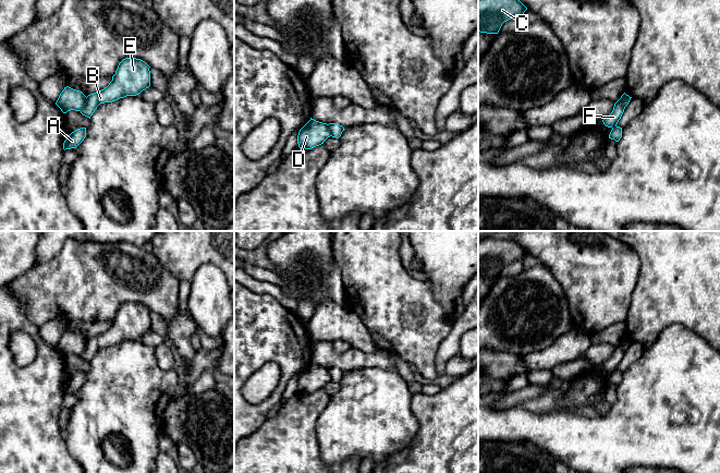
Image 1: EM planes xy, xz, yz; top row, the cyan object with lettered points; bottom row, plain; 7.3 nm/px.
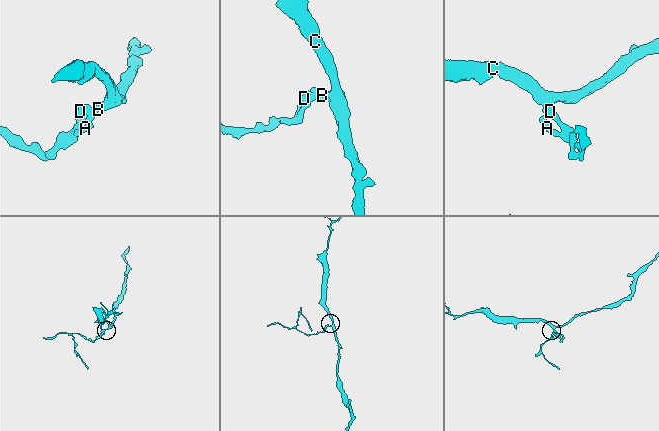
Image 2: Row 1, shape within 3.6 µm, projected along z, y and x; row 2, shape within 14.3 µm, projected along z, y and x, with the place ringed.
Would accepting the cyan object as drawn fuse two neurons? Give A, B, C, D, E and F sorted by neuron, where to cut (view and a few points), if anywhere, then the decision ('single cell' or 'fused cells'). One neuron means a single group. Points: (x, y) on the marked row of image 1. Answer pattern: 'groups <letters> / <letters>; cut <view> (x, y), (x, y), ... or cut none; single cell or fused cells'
groups A D / B C E F; cut xy (86, 97), (86, 101), (80, 110); fused cells

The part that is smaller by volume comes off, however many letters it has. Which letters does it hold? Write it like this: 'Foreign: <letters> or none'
Foreign: A, D

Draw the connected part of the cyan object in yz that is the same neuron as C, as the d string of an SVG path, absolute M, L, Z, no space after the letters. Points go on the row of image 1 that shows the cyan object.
M478 0L478 32L498 34L504 22L526 10L520 0Z

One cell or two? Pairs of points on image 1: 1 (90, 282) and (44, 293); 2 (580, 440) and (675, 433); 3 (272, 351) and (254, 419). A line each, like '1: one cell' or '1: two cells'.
1: one cell
2: one cell
3: one cell

